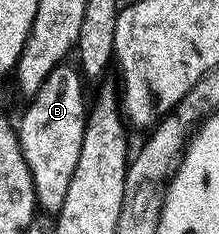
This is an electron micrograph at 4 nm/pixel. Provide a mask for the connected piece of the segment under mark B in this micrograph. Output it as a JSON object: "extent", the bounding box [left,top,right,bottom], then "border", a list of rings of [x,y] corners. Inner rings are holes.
{"extent":[18,64,86,215],"border":[[[71,64],[54,67],[54,71],[46,75],[46,83],[38,87],[38,95],[25,104],[28,106],[20,117],[20,125],[18,121],[20,150],[26,159],[26,167],[30,167],[36,204],[48,215],[59,213],[62,203],[66,203],[66,191],[70,191],[70,179],[74,179],[74,167],[78,167],[78,154],[82,152],[86,85],[79,68]]]}

